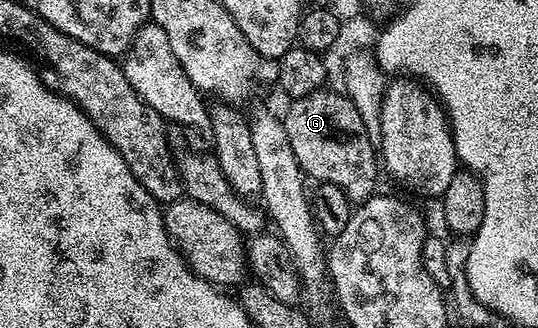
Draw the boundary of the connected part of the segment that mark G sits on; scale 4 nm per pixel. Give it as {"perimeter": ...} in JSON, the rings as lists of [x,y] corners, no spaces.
{"perimeter":[[[329,90],[312,91],[288,104],[289,112],[283,115],[287,138],[310,180],[337,185],[353,205],[364,203],[378,190],[375,144],[369,140],[363,120],[348,96],[340,90]]]}

